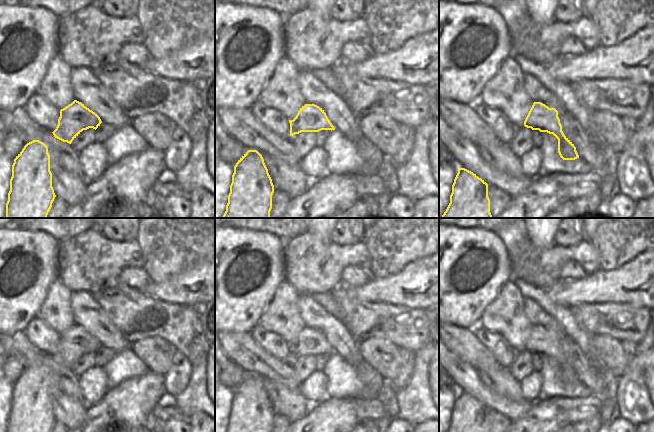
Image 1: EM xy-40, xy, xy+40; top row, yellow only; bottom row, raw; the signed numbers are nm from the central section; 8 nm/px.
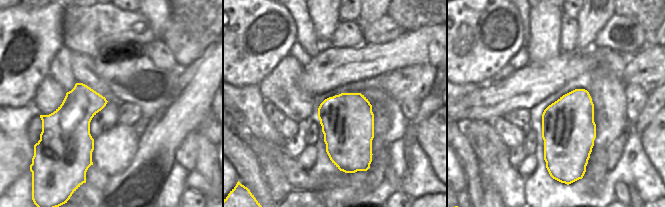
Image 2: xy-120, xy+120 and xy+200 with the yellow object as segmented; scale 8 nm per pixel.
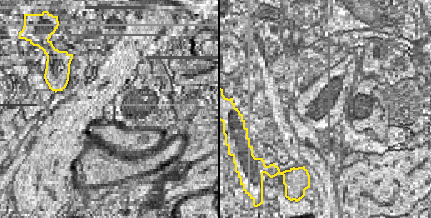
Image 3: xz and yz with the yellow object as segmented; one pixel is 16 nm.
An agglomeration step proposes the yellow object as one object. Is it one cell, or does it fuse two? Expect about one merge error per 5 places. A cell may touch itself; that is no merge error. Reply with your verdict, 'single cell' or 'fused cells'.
single cell

